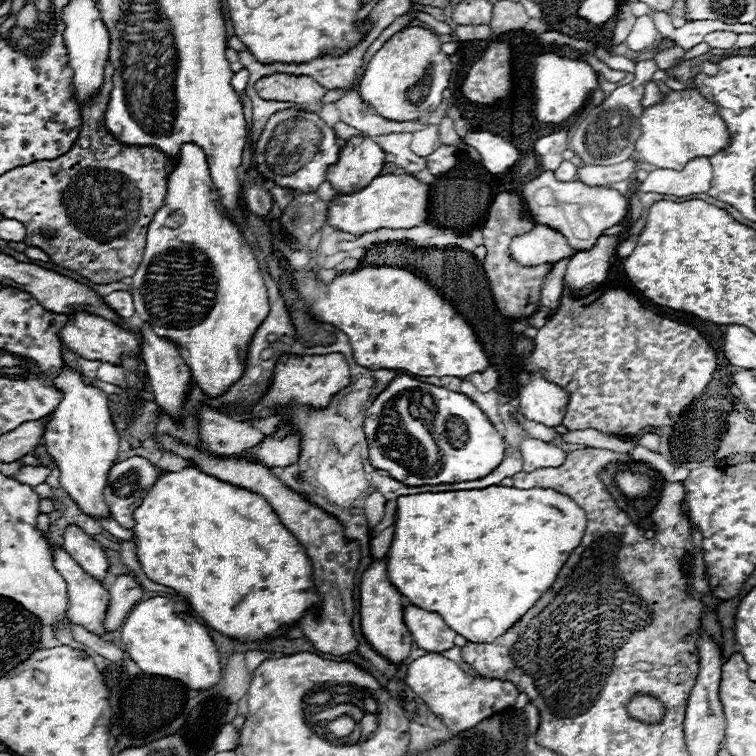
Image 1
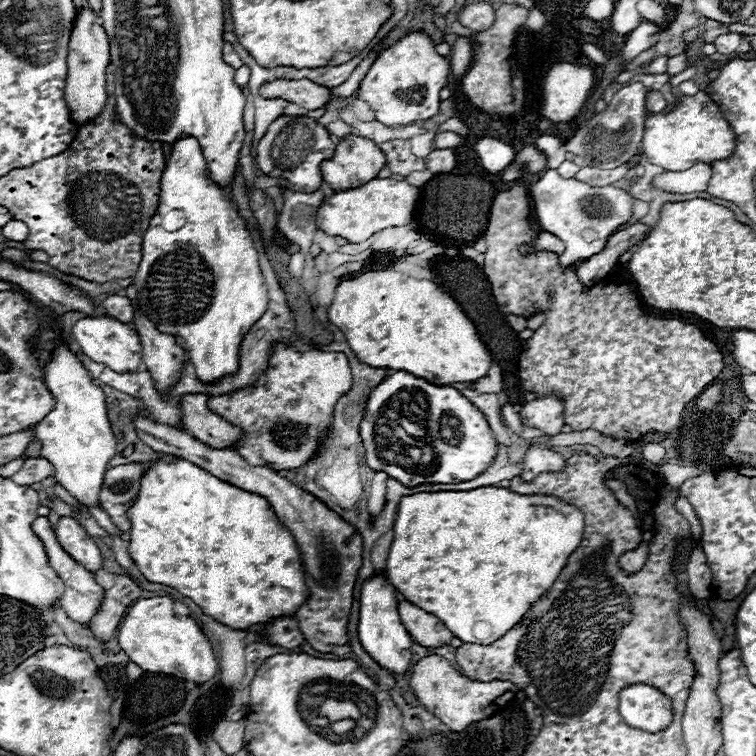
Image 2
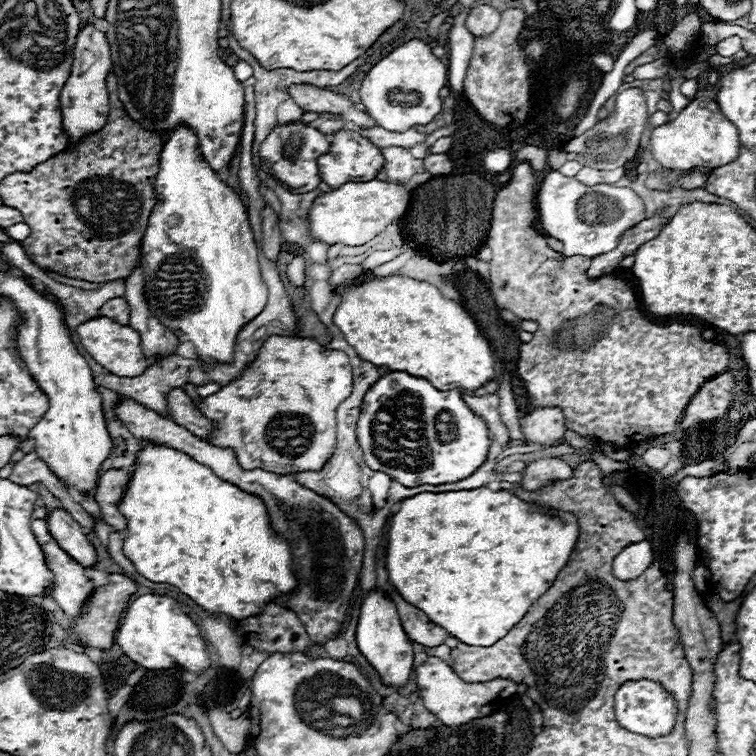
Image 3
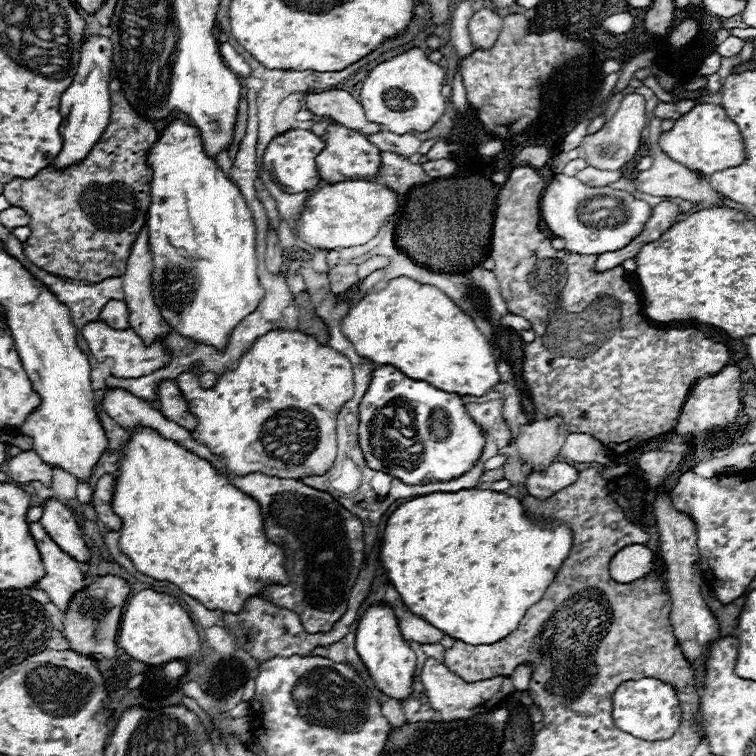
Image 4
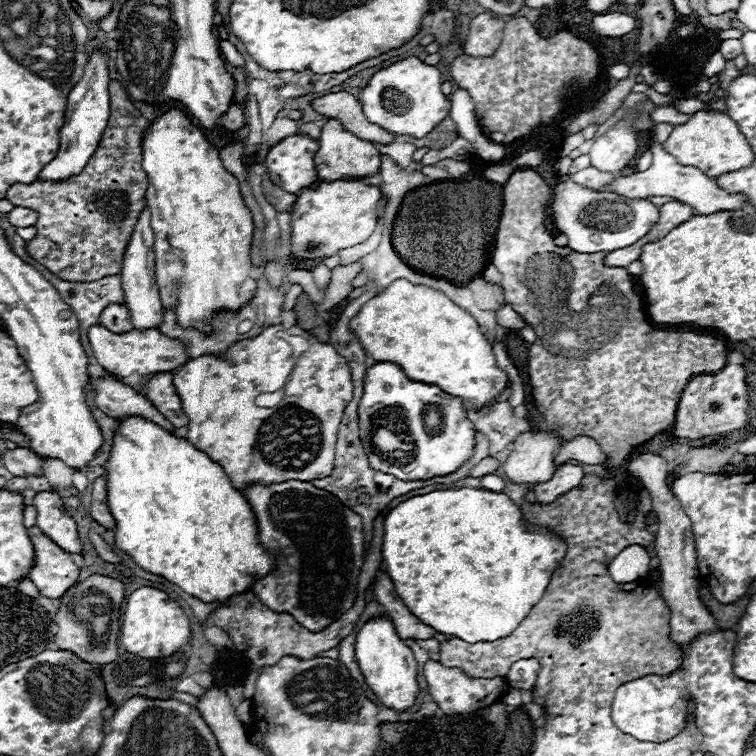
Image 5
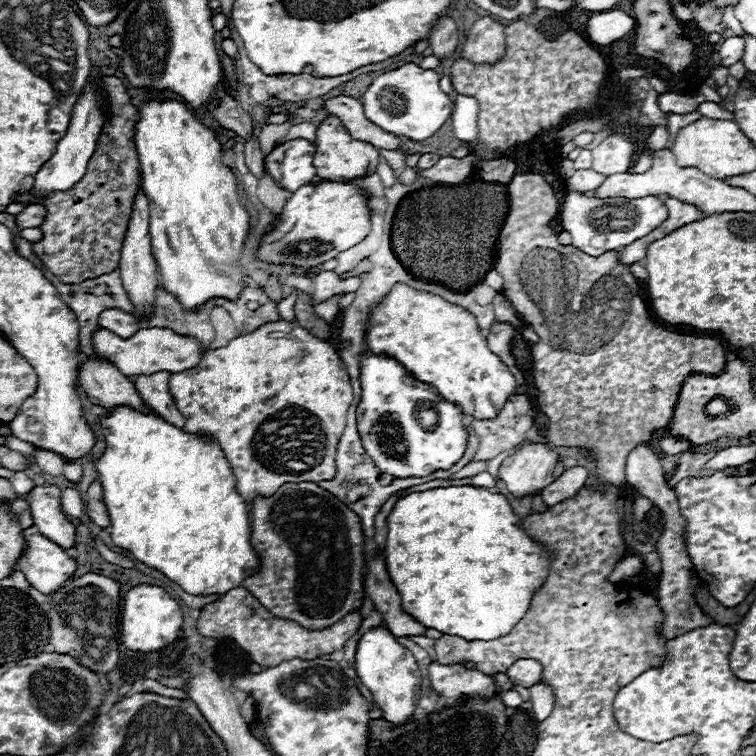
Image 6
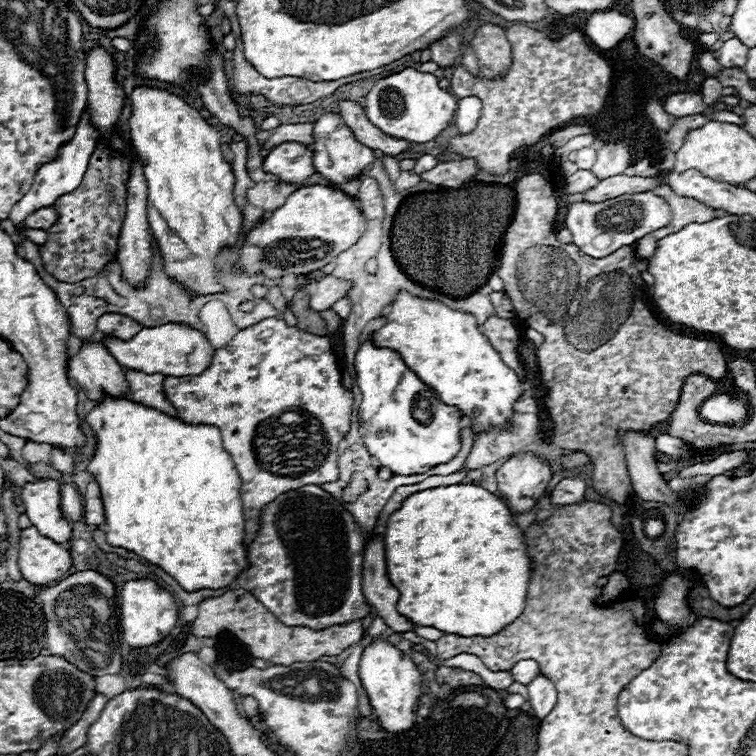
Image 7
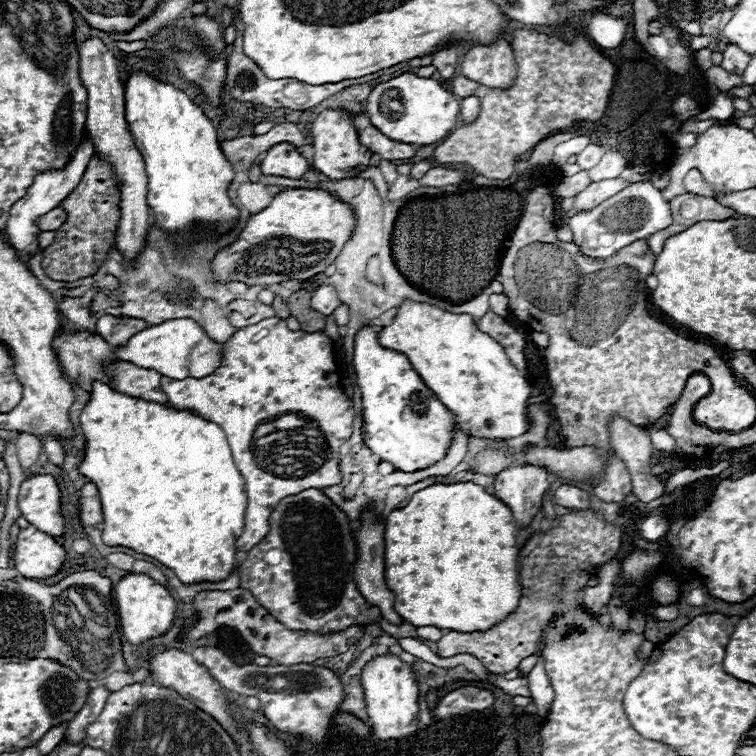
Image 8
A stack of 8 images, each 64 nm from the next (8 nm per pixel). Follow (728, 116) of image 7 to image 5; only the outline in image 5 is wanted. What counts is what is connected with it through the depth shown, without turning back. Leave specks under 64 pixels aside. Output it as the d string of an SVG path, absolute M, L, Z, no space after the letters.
M690 98L690 99L676 99L674 100L674 107L685 114L693 114L698 110L709 110L709 106L701 100Z

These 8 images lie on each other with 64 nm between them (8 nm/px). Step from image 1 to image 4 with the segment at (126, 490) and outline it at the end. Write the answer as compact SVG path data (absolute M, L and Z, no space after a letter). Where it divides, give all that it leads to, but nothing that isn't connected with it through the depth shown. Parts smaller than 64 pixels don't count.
M104 474L102 478L98 478L98 482L94 484L92 506L94 506L94 512L96 512L98 520L106 528L120 530L122 520L112 512L112 484L114 484L114 476L112 474Z

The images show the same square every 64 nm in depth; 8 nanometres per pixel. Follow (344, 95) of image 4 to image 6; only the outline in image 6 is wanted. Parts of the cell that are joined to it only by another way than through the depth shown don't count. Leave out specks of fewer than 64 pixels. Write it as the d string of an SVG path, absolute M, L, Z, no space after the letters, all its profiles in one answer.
M336 96L336 98L326 100L324 108L332 116L338 116L342 124L346 126L346 130L356 140L362 140L362 142L372 144L374 148L386 148L386 150L398 150L402 146L402 142L396 136L384 132L382 128L378 128L364 116L364 106L356 98Z

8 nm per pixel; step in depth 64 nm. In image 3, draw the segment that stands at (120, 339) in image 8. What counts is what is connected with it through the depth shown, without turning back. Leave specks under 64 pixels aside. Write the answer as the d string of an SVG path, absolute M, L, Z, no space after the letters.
M112 298L112 300L108 300L108 302L100 308L100 316L106 316L106 318L114 320L116 324L128 326L128 320L130 320L128 302L126 302L124 298Z

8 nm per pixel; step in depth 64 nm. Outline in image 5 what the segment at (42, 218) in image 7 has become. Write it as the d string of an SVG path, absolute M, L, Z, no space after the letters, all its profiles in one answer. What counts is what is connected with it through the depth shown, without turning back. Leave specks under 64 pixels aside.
M16 206L12 212L8 212L8 222L12 226L18 226L18 228L34 226L36 220L38 220L38 212L32 210L32 208L20 208L20 206Z

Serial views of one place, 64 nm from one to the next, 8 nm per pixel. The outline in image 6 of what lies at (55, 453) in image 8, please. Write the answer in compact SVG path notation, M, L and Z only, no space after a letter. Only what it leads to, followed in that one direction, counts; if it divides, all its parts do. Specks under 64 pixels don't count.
M62 458L62 464L64 464L64 476L72 482L78 482L80 476L82 476L82 466L78 462L72 462L72 460L64 460Z

